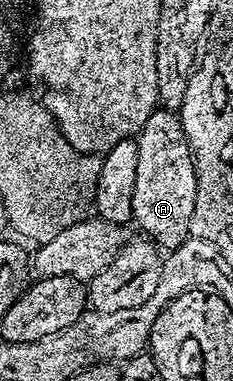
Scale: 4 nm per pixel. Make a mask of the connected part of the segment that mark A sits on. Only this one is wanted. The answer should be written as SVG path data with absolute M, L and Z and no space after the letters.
M164 107L154 109L144 129L136 138L136 142L139 151L139 167L135 170L135 199L131 199L133 221L146 233L142 234L152 244L165 251L178 249L190 240L191 214L195 212L197 202L197 172L189 141L185 138L185 132L181 130L180 116Z

